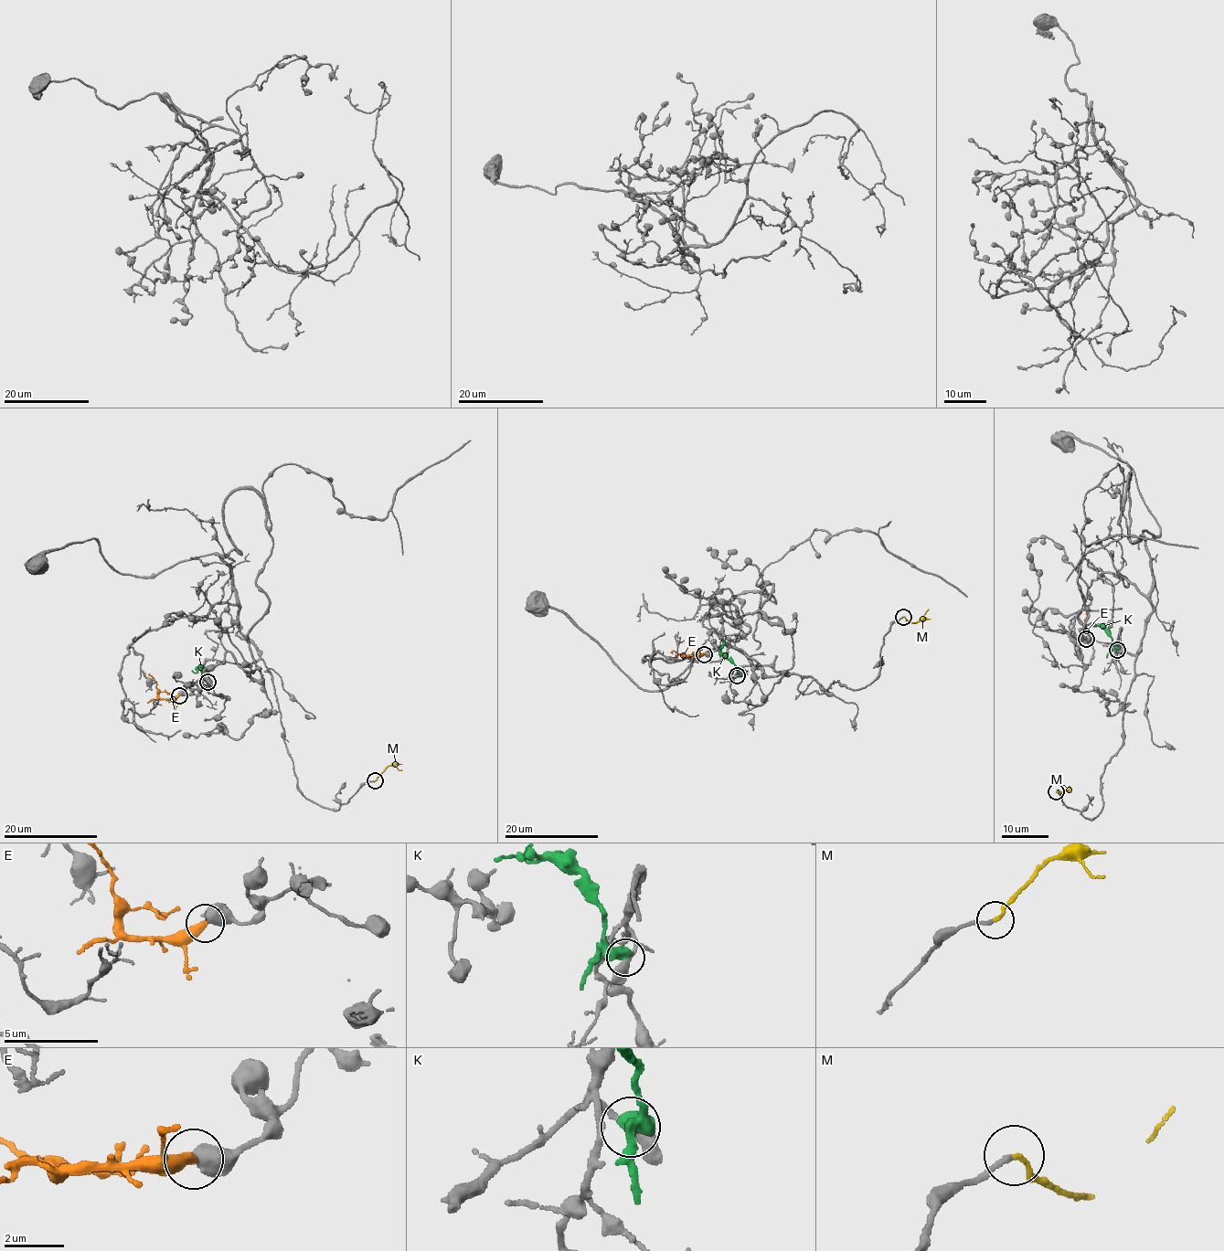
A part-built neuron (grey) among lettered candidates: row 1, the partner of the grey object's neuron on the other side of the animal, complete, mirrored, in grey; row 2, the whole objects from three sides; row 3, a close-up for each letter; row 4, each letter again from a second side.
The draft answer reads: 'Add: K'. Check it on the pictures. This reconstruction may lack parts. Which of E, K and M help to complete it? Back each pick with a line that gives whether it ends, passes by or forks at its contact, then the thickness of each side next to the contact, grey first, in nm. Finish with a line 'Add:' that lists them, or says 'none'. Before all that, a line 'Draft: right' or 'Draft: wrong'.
Draft: wrong
M: it ends; calibres 160 and 150 nm
Add: M

